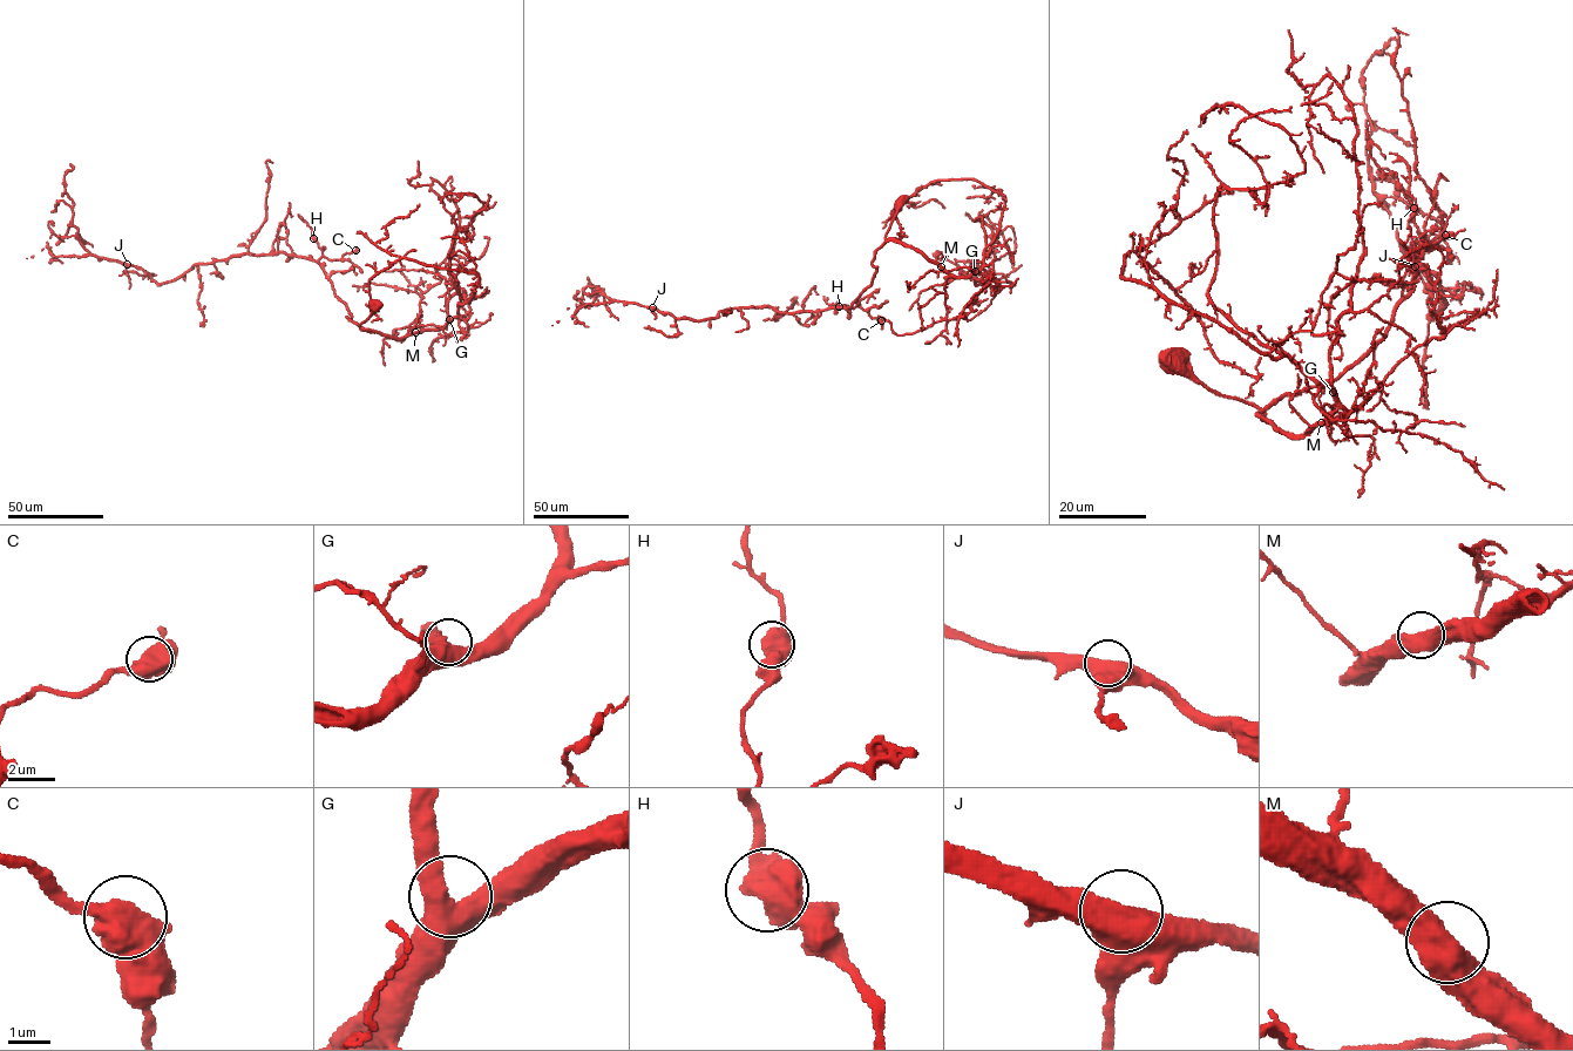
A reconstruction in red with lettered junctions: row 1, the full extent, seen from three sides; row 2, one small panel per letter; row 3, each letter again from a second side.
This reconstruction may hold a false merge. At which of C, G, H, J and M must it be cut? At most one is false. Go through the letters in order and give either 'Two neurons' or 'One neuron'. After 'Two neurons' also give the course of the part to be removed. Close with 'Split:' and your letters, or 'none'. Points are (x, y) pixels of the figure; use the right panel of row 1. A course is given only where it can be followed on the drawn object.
C: One neuron
G: One neuron
H: One neuron
J: One neuron
M: One neuron
Split: none

